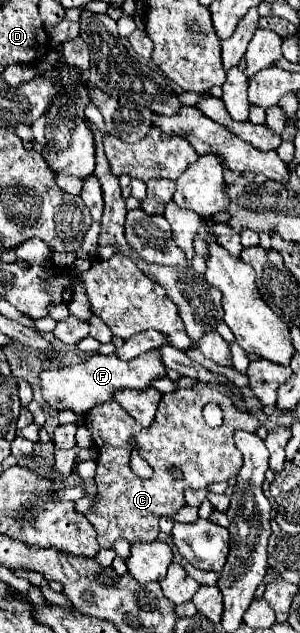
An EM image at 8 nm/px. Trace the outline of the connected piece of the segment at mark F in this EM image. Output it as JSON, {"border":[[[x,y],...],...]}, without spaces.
{"border":[[[152,349],[148,353],[142,353],[140,357],[132,359],[132,361],[122,361],[116,355],[100,355],[94,353],[88,361],[78,363],[78,365],[70,365],[64,369],[48,369],[40,373],[42,379],[42,395],[48,401],[50,407],[54,409],[72,409],[80,415],[88,413],[88,409],[92,409],[92,405],[96,403],[104,403],[114,399],[114,395],[118,391],[124,389],[148,389],[152,387],[152,381],[166,377],[166,365],[162,361],[160,349]]]}

